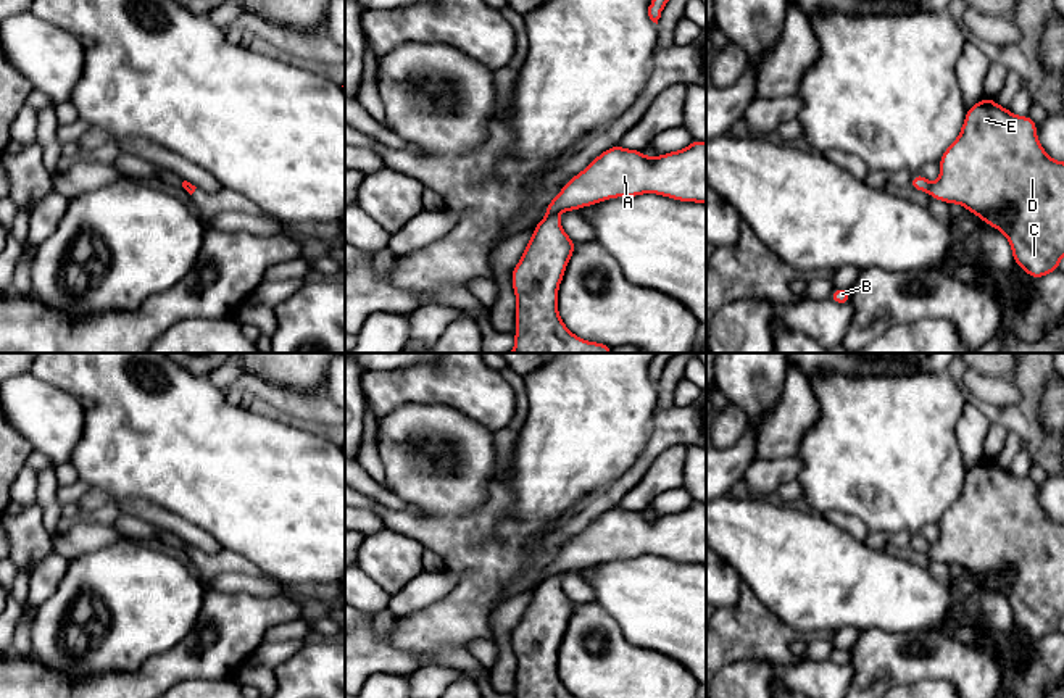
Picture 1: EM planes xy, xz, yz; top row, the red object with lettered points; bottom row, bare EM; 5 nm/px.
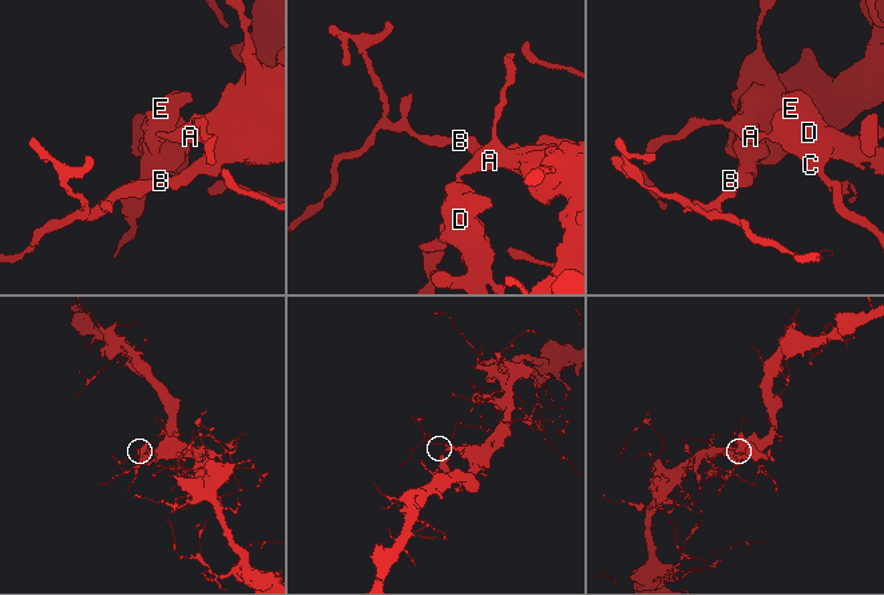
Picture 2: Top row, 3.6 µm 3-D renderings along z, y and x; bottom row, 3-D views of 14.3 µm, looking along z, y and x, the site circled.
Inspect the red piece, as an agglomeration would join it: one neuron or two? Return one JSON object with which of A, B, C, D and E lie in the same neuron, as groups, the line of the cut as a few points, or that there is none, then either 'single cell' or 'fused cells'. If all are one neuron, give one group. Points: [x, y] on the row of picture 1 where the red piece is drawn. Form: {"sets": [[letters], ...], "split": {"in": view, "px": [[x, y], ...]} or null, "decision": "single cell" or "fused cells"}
{"sets": [["A", "B"], ["C", "D", "E"]], "split": {"in": "xz", "px": [[555, 213], [547, 216]]}, "decision": "fused cells"}

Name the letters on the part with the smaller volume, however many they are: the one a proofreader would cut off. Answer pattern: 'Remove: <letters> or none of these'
Remove: C, D, E

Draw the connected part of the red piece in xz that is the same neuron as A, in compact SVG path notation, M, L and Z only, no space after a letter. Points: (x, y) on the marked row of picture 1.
M695 139L680 152L655 158L617 143L596 156L547 203L547 216L642 193L706 205L706 142Z

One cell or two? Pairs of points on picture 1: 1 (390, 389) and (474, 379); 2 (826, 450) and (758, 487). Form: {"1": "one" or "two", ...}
{"1": "one", "2": "two"}

